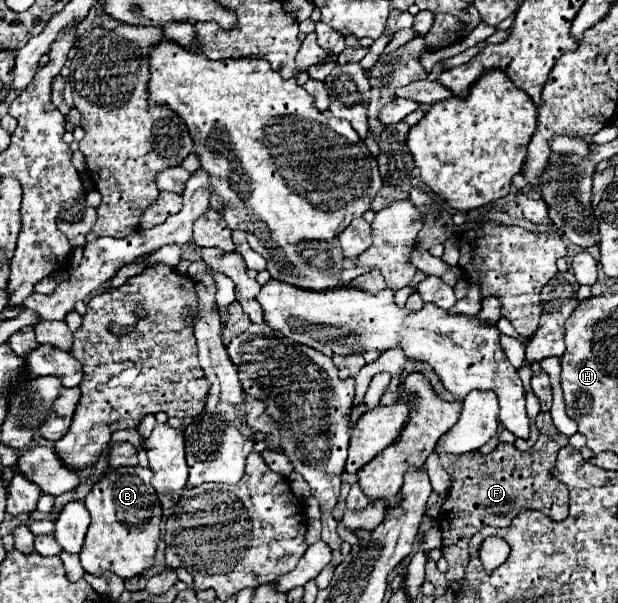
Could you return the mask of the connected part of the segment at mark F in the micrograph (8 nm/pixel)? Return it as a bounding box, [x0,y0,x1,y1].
[438,371,568,583]

